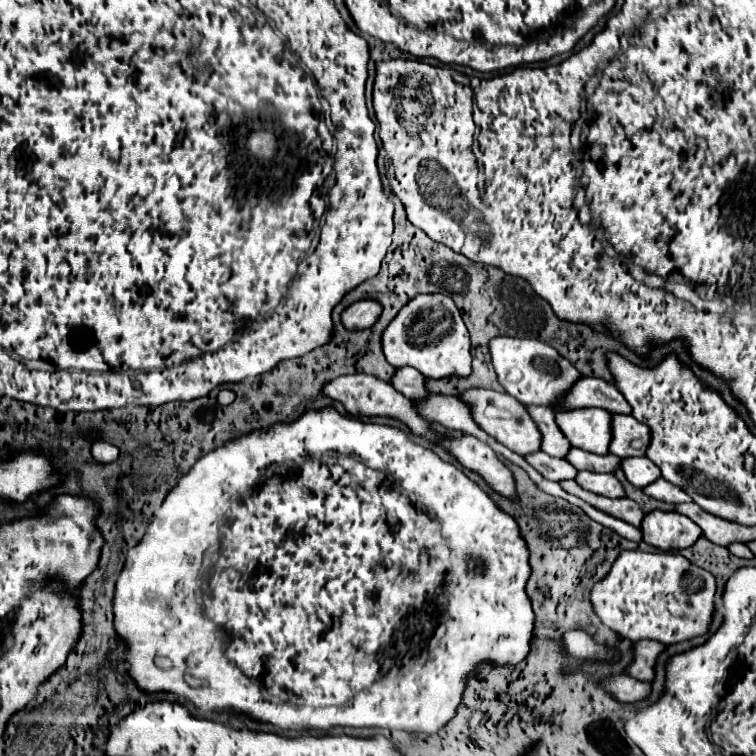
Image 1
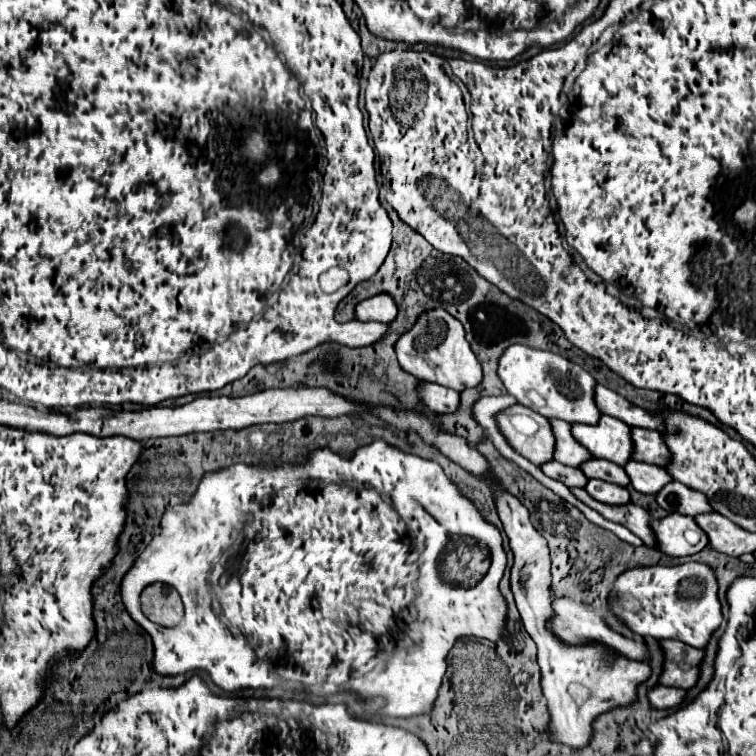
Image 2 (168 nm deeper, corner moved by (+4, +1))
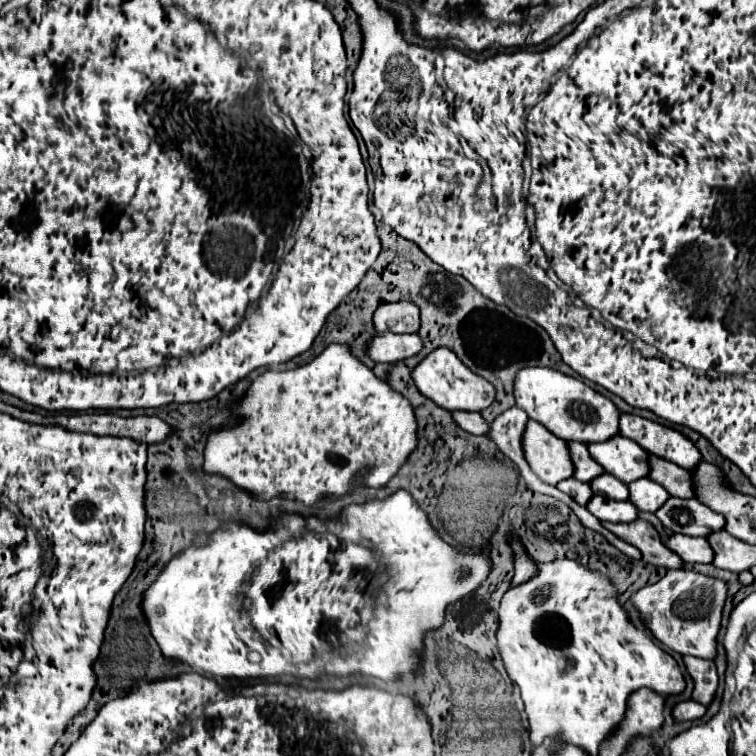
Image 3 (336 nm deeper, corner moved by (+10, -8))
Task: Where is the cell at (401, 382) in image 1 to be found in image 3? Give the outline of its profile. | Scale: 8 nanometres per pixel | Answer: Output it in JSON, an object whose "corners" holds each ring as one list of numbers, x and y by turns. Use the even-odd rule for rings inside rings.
{"corners":[[450,412,454,422,470,432,470,434,486,434,488,432,488,424,482,420,482,416,478,412]]}

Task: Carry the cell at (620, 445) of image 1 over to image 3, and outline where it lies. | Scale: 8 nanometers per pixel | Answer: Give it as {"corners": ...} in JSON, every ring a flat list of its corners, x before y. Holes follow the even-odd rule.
{"corners":[[648,454,648,464,650,464,648,478,664,486,670,492,670,496,678,496,678,498,694,496,690,484,690,470,680,468,670,460,660,460,654,454]]}

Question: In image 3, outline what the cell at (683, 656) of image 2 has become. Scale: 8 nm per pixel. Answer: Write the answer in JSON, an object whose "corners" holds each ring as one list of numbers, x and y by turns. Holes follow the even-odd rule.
{"corners":[[682,656,686,670,690,674,690,678,694,680,694,690,692,690,692,700,708,706,716,686,718,686,718,674,716,674,716,666,712,660,702,660,702,658,694,658,694,656]]}

